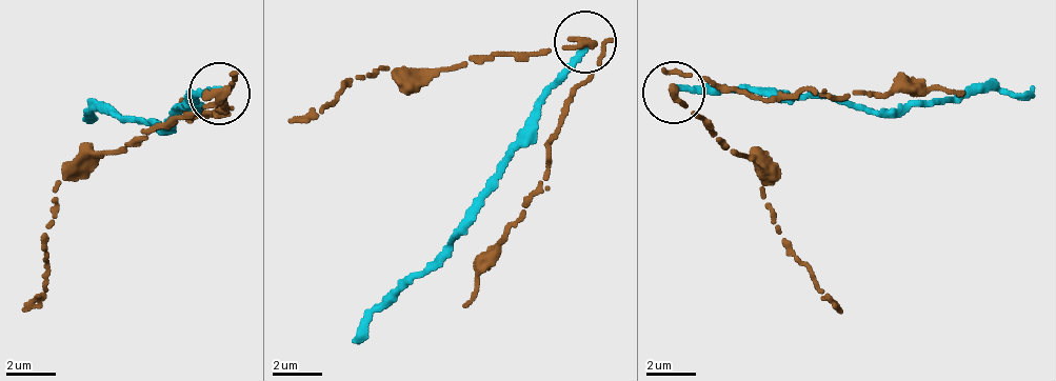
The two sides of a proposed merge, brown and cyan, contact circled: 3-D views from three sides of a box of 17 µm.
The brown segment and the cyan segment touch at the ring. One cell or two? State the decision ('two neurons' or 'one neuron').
two neurons

